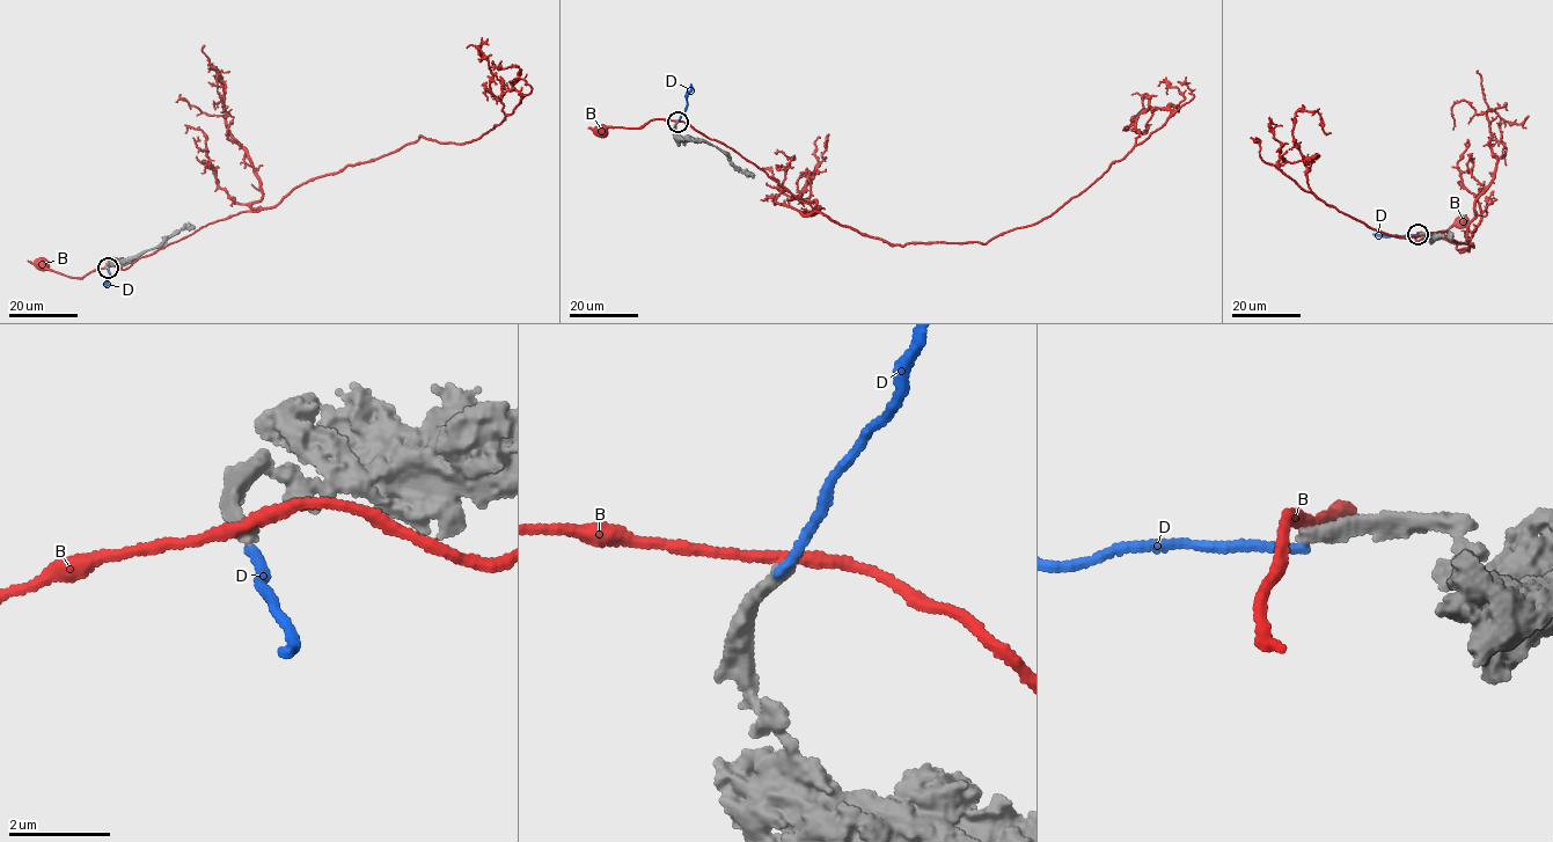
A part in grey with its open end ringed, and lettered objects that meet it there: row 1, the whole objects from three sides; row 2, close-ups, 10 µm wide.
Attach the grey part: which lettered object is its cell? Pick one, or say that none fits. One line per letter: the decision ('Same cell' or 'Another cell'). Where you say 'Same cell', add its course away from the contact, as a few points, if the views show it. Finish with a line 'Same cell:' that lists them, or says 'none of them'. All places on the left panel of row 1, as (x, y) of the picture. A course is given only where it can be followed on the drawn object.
B: Another cell
D: Another cell
Same cell: none of them

